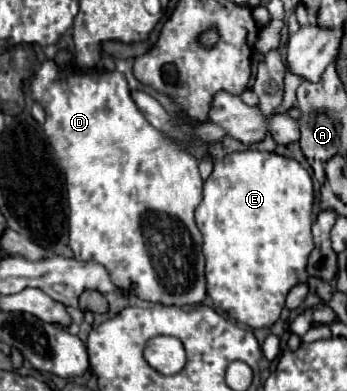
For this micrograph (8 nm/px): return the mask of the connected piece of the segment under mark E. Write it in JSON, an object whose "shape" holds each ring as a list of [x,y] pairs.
{"shape":[[[245,150],[233,152],[213,166],[203,188],[203,200],[195,210],[195,220],[203,234],[207,294],[219,310],[251,328],[269,328],[279,320],[289,290],[295,284],[307,282],[307,258],[313,250],[311,206],[311,176],[293,158]]]}

